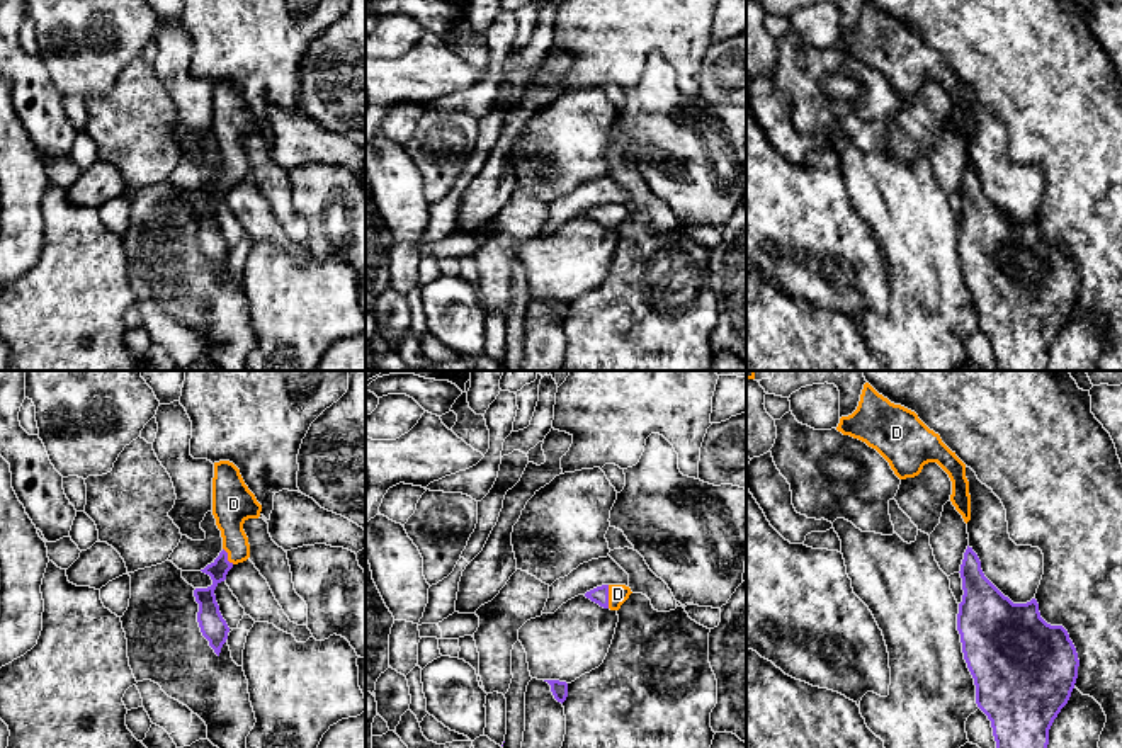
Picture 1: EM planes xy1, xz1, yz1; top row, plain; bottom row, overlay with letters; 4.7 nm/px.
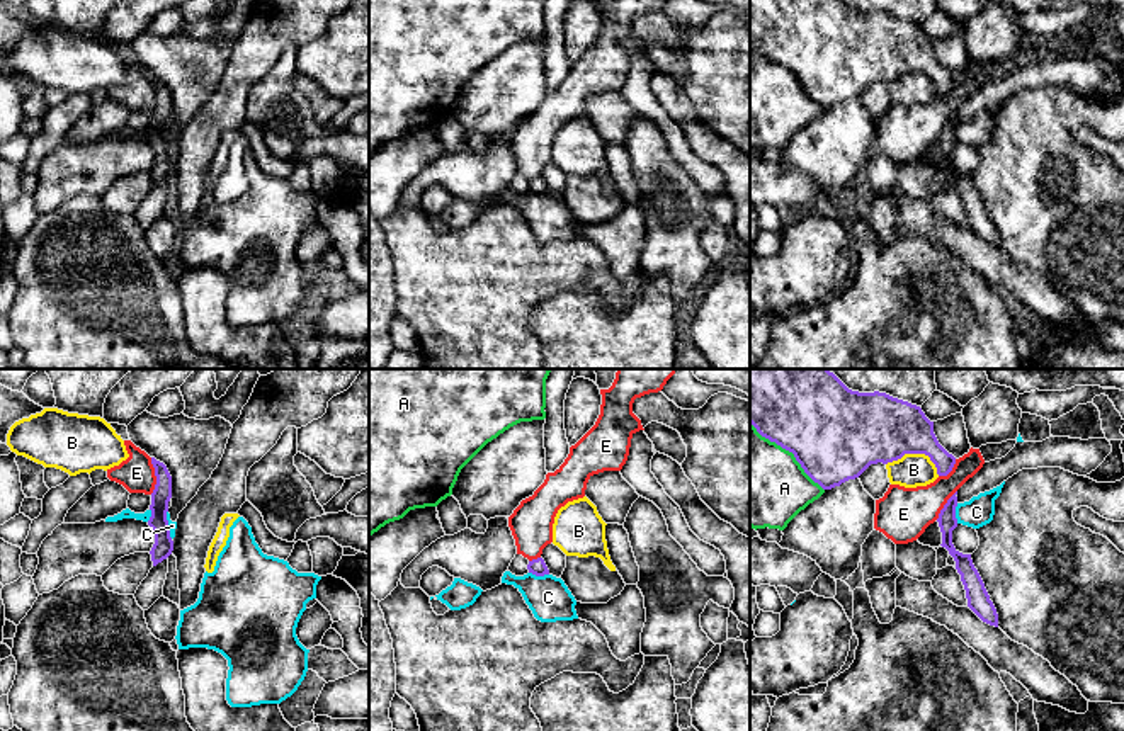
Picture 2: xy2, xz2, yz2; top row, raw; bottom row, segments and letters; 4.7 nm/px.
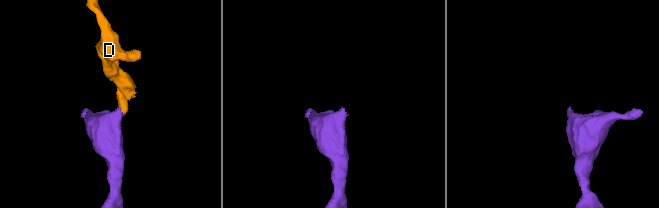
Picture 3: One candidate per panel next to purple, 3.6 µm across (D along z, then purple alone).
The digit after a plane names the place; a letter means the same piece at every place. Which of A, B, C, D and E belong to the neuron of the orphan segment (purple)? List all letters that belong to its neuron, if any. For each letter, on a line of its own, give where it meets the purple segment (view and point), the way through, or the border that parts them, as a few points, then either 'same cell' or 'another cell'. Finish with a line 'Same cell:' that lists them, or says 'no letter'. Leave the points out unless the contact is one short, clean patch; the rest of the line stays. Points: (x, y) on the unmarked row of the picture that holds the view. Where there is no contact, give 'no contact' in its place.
A: contact yz2 (789, 70); another cell
B: contact yz2 (917, 72); border yz2 (886, 84), (905, 73), (925, 73), (939, 94); another cell
C: contact xz2 (539, 194); border xz2 (529, 191), (548, 194); another cell
D: contact xz1 (607, 216); way xz1 (600, 213), (607, 216), (617, 213); same cell
E: contact xy2 (155, 94); border xy2 (150, 77), (155, 87), (155, 107), (152, 113); another cell
Same cell: D

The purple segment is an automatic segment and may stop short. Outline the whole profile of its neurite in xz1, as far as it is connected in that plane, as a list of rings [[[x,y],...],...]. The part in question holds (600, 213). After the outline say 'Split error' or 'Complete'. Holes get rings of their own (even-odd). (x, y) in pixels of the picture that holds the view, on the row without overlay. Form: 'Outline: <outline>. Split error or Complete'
Outline: [[[602,204],[586,211],[585,216],[604,228],[619,230],[631,212],[626,204]]]. Split error

